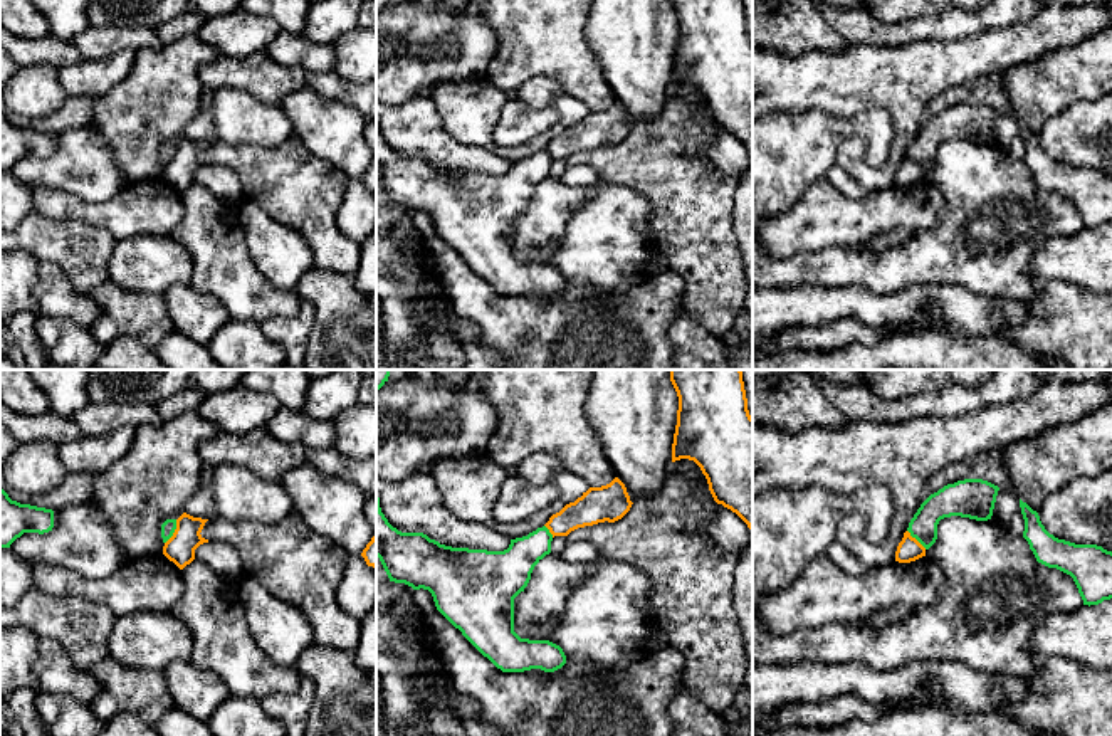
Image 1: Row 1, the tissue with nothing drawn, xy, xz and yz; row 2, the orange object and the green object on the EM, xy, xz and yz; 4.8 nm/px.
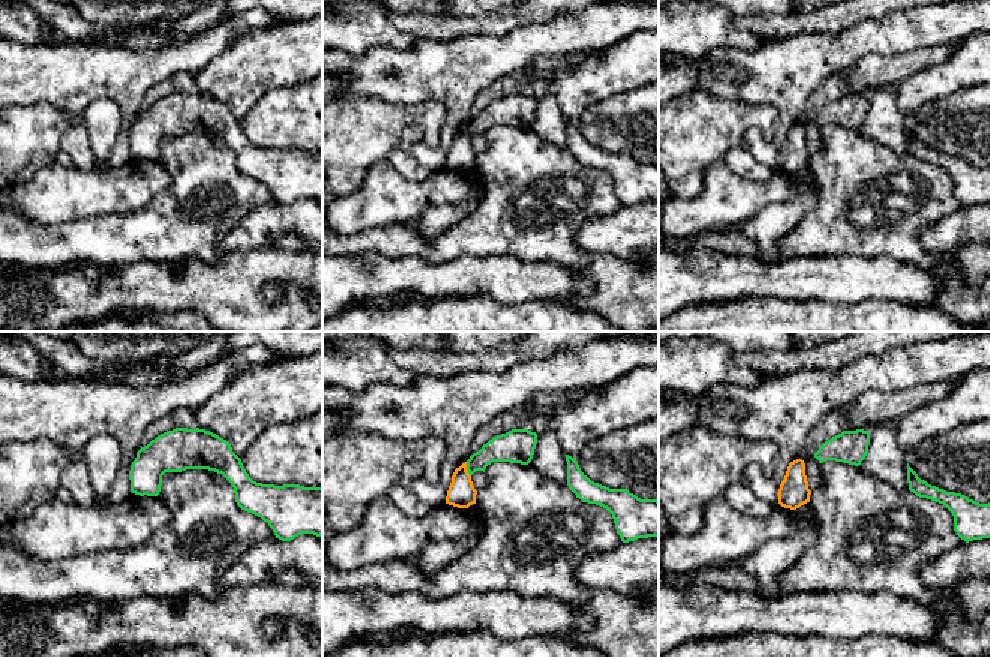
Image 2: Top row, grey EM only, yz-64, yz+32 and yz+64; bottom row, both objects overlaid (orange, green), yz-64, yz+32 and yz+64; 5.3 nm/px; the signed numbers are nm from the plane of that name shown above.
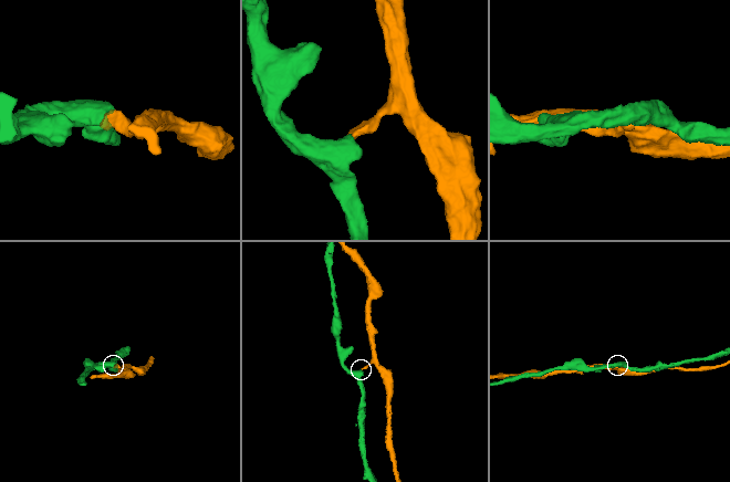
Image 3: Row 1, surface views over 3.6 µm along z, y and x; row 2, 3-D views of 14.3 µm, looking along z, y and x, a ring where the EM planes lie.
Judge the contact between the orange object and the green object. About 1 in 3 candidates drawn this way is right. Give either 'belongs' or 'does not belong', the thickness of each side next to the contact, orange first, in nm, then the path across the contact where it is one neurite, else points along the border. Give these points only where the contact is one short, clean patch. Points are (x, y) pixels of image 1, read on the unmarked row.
does not belong; 140 nm thick on the orange side, 70 nm on the other; border along xy (177, 143), (177, 152), (165, 167)

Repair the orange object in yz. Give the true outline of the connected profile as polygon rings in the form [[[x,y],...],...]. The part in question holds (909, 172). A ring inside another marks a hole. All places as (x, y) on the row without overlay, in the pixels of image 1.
[[[905,155],[895,175],[895,185],[910,187],[922,180],[926,180],[926,171]]]

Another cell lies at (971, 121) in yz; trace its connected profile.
[[[983,103],[947,108],[921,128],[907,155],[929,173],[937,163],[937,148],[944,141],[991,143],[998,114],[998,109]]]

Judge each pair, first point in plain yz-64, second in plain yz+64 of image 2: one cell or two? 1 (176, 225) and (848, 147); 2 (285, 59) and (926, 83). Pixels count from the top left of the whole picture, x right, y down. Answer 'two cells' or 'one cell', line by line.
1: one cell
2: one cell

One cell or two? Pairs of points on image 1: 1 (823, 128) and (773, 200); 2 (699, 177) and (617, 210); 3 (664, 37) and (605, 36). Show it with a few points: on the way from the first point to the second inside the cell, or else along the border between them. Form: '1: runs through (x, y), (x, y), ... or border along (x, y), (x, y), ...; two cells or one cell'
1: runs through (805, 147), (773, 182); one cell
2: border along (608, 184), (635, 189), (647, 200), (649, 237); two cells
3: runs through (649, 37), (620, 36); one cell

